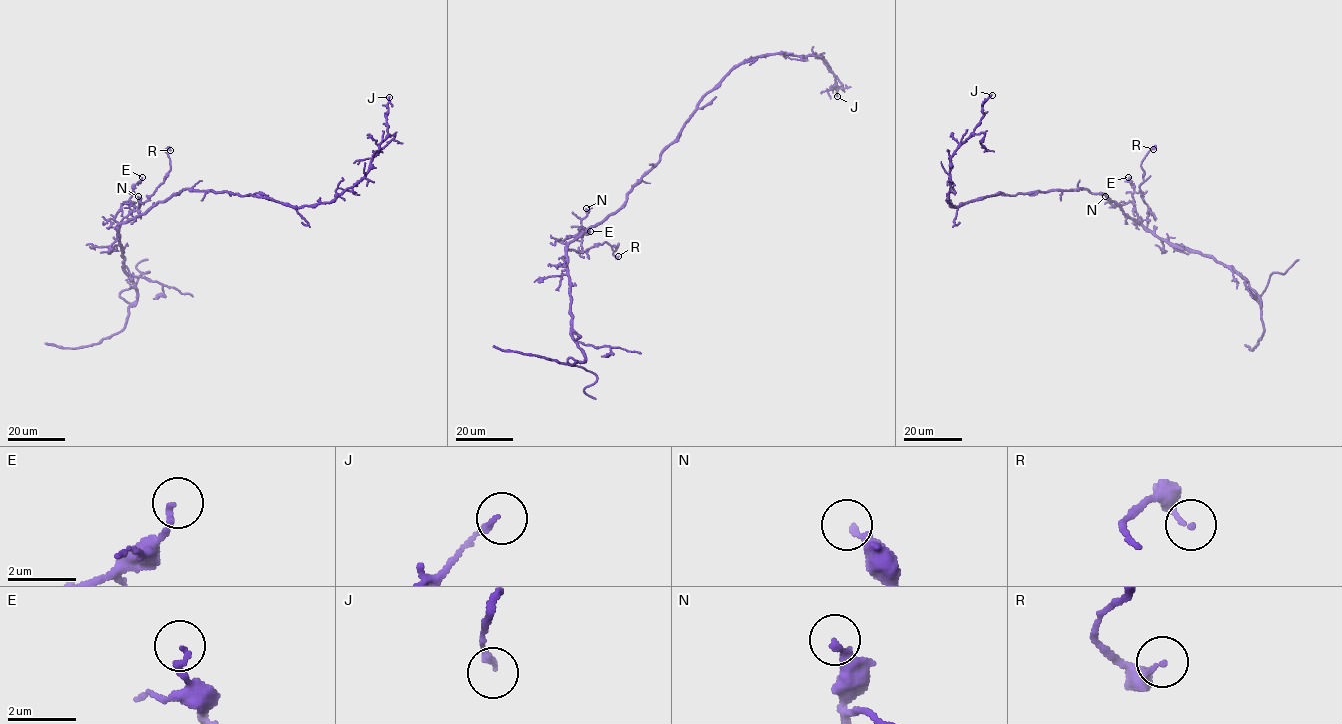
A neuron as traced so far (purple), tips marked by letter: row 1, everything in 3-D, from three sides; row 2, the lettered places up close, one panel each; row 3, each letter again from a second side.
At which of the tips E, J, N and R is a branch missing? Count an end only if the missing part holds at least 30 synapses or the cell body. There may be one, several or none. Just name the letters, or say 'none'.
none

